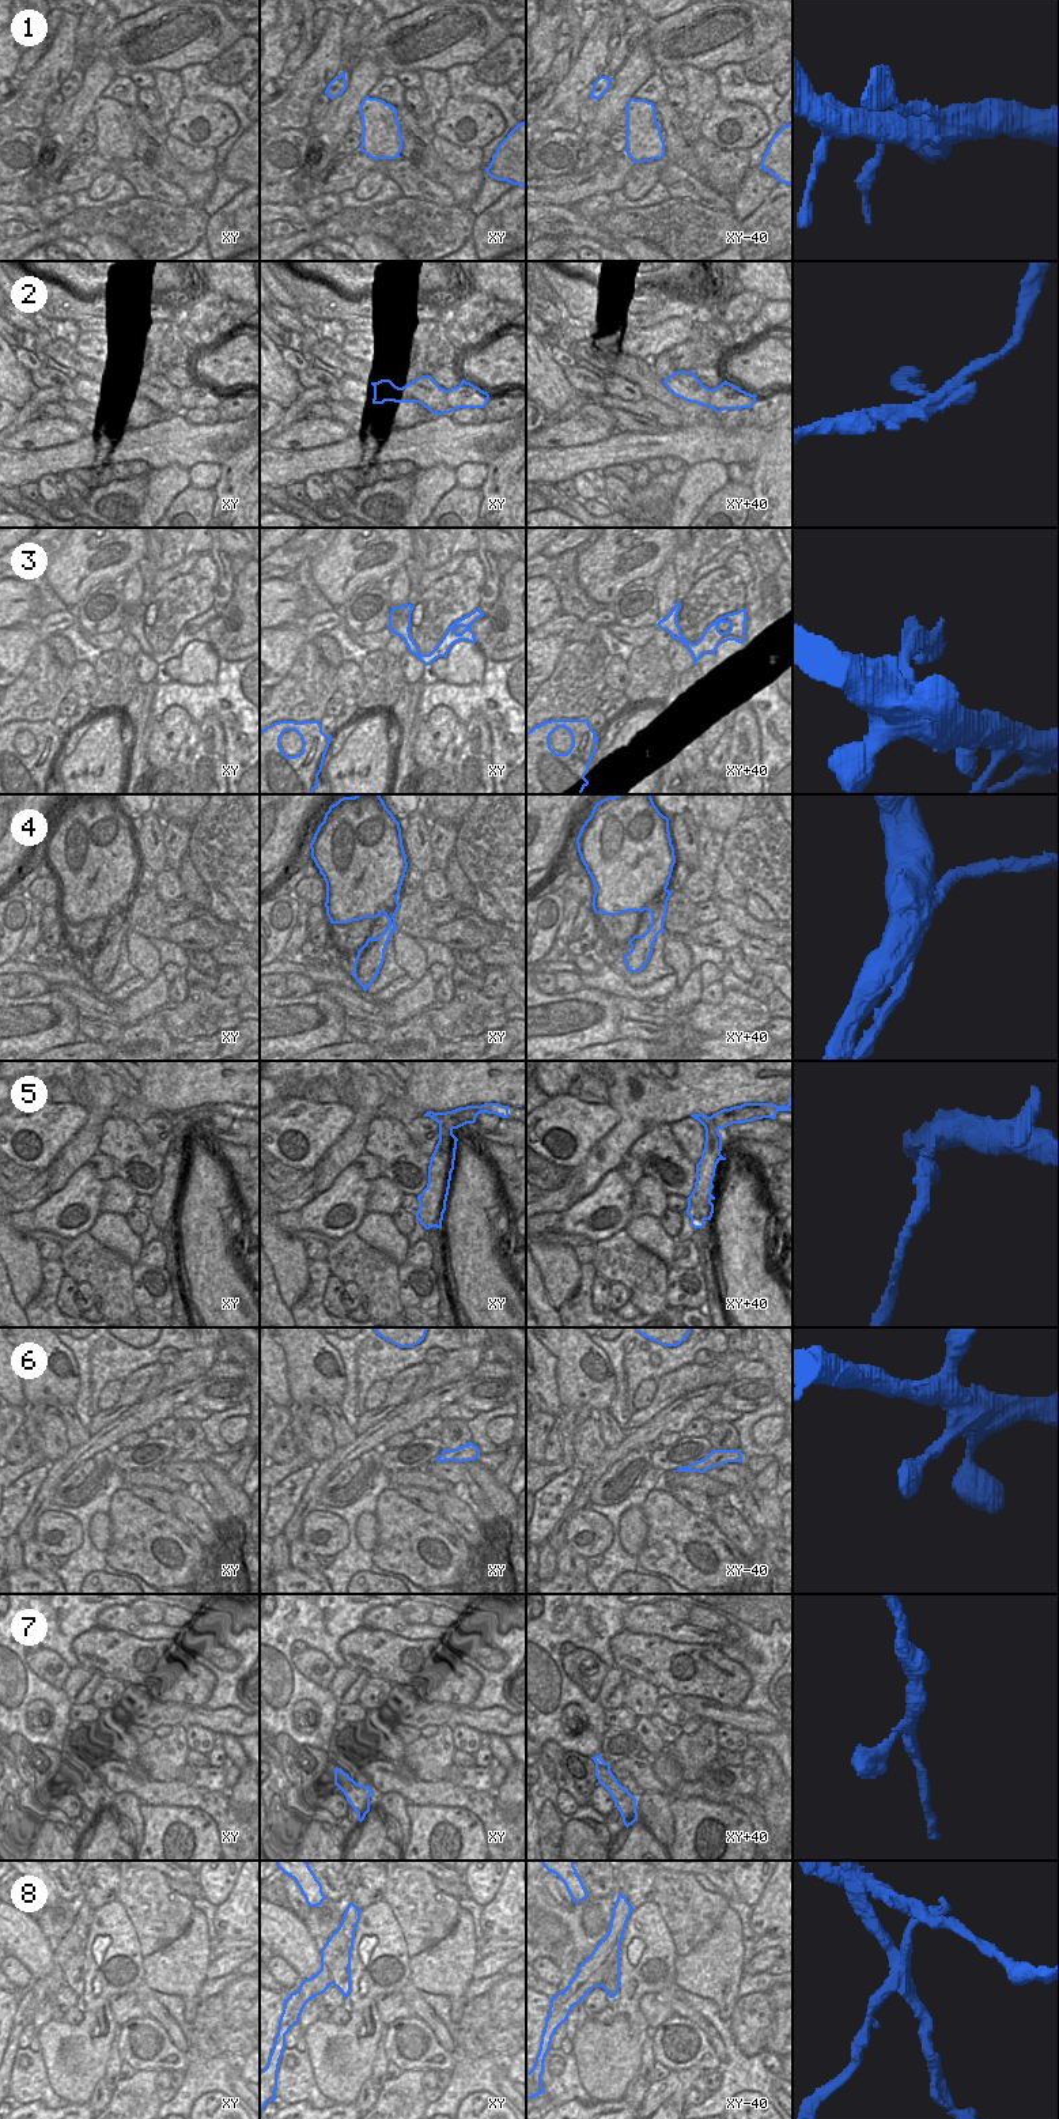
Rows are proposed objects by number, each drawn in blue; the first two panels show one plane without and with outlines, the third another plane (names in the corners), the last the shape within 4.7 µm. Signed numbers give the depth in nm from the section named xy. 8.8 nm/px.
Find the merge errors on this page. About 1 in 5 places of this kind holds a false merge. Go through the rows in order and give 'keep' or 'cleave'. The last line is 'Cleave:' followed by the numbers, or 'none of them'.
1: keep
2: cleave
3: cleave
4: keep
5: cleave
6: keep
7: keep
8: cleave
Cleave: 2, 3, 5, 8

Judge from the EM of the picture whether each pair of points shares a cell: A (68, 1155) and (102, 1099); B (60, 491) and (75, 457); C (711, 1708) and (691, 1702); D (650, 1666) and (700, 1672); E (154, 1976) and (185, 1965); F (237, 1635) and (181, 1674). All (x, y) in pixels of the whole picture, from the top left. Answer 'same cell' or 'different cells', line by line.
A: same cell
B: different cells
C: same cell
D: same cell
E: same cell
F: different cells

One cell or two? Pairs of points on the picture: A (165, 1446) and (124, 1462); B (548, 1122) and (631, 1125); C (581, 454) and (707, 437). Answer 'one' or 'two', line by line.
A: one
B: two
C: one

